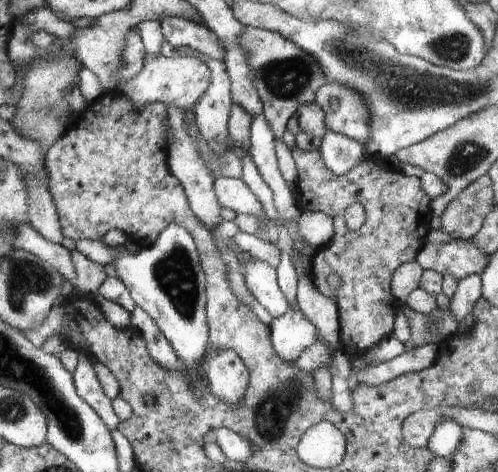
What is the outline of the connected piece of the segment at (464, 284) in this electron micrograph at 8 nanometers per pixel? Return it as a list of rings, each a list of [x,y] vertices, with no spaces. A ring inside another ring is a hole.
[[[470,274],[458,282],[456,292],[450,299],[450,310],[458,322],[458,329],[482,297],[482,282],[479,274]]]

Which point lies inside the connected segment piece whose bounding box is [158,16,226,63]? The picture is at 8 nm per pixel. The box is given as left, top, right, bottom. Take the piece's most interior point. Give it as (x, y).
(179, 32)

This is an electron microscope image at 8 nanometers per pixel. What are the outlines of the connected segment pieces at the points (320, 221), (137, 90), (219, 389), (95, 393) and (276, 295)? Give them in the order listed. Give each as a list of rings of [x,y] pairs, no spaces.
[[[301,213],[297,223],[298,236],[316,250],[320,250],[323,246],[326,246],[330,242],[330,238],[333,237],[333,220],[324,213]]]
[[[143,51],[141,54],[144,68],[134,78],[130,78],[128,82],[124,82],[120,86],[121,94],[130,100],[130,104],[136,110],[142,110],[144,106],[148,106],[152,102],[163,102],[166,105],[176,106],[184,112],[192,111],[196,102],[202,98],[202,94],[210,86],[211,72],[208,66],[199,58],[188,54],[176,58],[167,58],[161,54],[150,56]]]
[[[210,348],[203,362],[208,384],[212,386],[212,394],[216,400],[230,404],[238,404],[246,396],[249,372],[242,359],[228,348]]]
[[[80,353],[76,370],[72,378],[80,398],[83,398],[108,427],[108,430],[117,428],[118,416],[112,409],[111,400],[104,394],[100,381],[94,372],[93,358],[88,353]]]
[[[256,257],[246,262],[243,270],[248,290],[274,319],[284,318],[289,312],[289,302],[278,286],[278,271]]]

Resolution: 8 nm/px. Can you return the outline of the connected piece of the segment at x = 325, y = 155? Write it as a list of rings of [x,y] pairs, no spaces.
[[[326,131],[322,136],[319,151],[326,168],[338,176],[344,176],[367,157],[362,143],[332,131]]]

